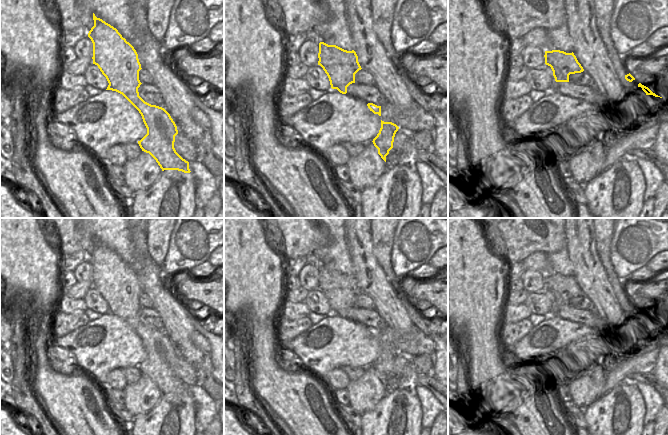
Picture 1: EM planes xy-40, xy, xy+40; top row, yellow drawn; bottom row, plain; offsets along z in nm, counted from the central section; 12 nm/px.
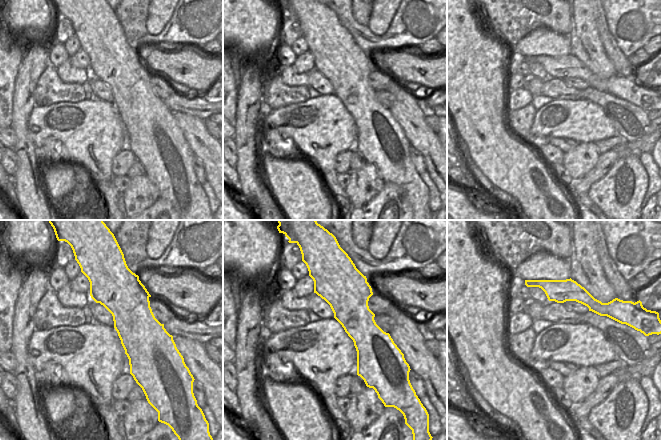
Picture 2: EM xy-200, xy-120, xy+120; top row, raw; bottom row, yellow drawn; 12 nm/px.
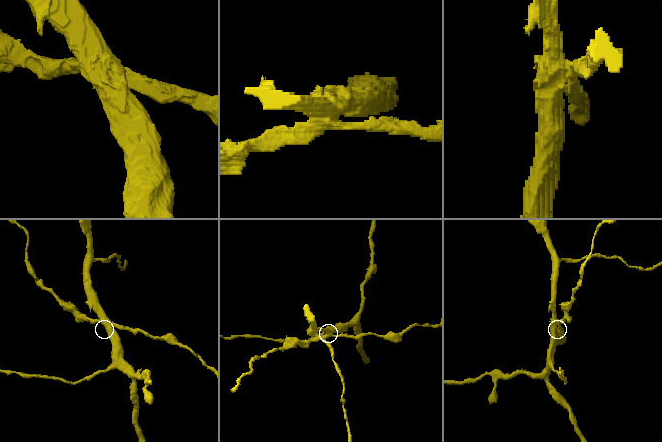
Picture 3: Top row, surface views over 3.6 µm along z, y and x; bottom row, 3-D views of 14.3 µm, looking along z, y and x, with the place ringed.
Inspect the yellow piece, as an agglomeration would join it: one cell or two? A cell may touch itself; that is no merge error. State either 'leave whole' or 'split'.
split

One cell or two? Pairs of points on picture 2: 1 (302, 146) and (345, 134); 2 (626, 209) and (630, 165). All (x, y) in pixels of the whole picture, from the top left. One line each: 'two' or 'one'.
1: one
2: one

